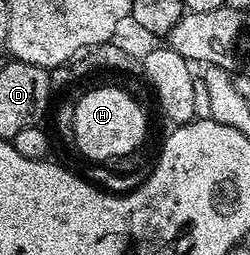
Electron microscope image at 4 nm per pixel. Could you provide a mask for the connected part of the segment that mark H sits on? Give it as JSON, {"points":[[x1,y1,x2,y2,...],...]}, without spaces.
{"points":[[96,86,75,99,74,146,92,164,108,164,111,158,124,158,144,142,148,134,148,118,140,102,120,86]]}

